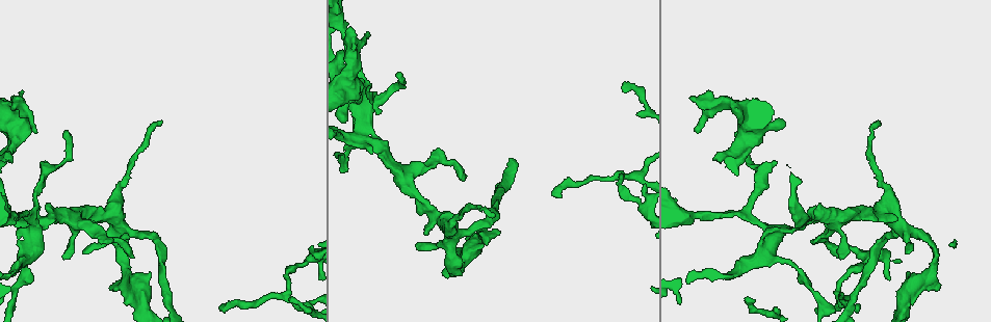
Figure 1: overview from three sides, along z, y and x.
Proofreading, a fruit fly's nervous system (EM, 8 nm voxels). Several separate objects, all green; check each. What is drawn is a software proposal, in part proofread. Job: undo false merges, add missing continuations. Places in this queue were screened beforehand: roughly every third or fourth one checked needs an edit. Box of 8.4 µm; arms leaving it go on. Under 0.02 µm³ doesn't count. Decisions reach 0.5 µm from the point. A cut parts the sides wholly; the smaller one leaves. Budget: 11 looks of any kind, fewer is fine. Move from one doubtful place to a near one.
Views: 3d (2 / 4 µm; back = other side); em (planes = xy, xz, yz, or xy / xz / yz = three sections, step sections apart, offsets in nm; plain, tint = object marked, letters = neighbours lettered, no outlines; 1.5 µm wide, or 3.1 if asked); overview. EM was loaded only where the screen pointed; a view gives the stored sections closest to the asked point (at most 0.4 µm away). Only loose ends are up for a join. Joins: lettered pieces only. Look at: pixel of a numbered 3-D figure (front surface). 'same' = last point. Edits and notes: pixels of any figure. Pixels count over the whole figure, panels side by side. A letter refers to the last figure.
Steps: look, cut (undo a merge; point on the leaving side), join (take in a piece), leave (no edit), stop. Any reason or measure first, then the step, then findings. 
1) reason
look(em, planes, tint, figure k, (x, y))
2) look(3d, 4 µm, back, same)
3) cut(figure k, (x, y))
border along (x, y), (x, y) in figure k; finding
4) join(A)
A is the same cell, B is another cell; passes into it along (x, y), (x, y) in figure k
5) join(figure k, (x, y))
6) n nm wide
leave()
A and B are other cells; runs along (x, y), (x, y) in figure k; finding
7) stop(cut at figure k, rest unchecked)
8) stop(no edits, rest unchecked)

an open end
look(em, xz, step 4, letters, figure 1, (720, 163))

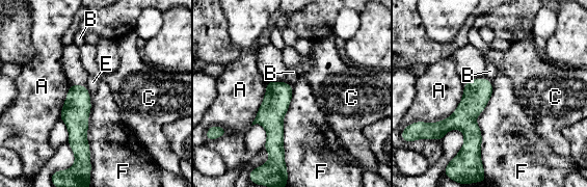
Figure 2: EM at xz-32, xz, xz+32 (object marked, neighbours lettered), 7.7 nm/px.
look(em, planes, letters, same)

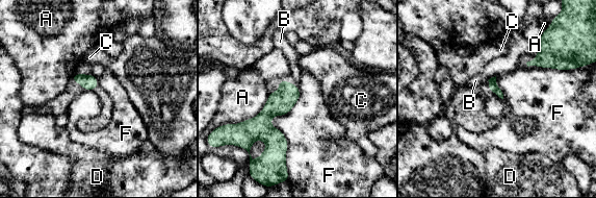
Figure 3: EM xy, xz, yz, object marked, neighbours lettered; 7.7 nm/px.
leave()
A, B, C, D and F are other cells; no lettered piece goes on from it

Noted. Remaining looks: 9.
look(3d, 4 µm, back, figure 1, (786, 260))

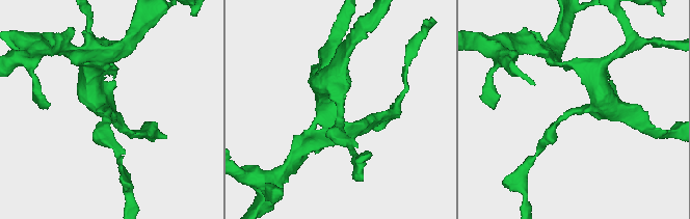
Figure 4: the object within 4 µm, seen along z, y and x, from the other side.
arms of 170, 360 nm; need the tissue
look(em, 3.1 µm, planes, tint, figure 4, (341, 107))

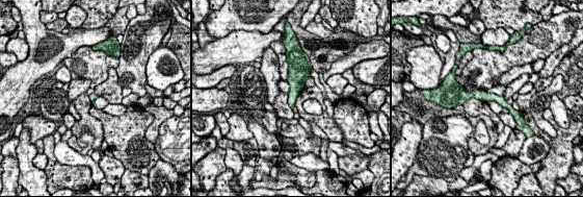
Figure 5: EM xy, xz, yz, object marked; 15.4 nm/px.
look(em, 3.1 µm, planes, letters, same)

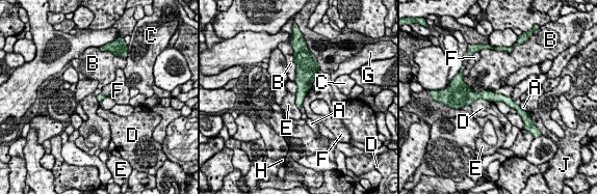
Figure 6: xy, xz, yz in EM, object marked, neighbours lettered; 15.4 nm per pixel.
D touches over 400 nm
leave()
A, B, C, D, E, F, G, H and J are other cells; border along (294, 93), (295, 105), (299, 109) in figure 6; all the same neuron

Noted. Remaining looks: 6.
calibre changes
look(3d, 2 µm, back, figure 1, (100, 233))

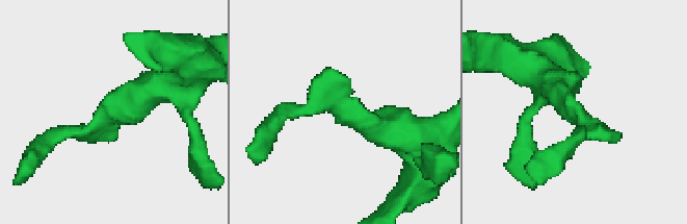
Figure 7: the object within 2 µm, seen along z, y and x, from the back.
shape alone is not enough
look(em, planes, letters, figure 7, (343, 112))

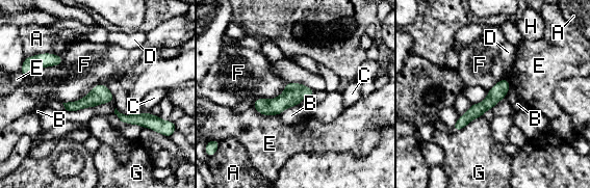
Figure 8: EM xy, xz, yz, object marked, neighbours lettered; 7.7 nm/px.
F touches over 380 nm
leave()
A, B, C, D, E, F, G and H are other cells; all the same neuron

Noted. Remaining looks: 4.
branch stops here
look(em, planes, letters, figure 1, (418, 242))

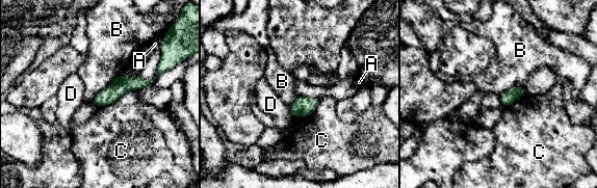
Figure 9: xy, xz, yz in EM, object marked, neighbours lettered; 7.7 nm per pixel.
110 nm wide; B touches over 320 nm
leave()
A, B, C and D are other cells; none of them fits

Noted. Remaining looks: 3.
stop(no edits, rest unchecked)

